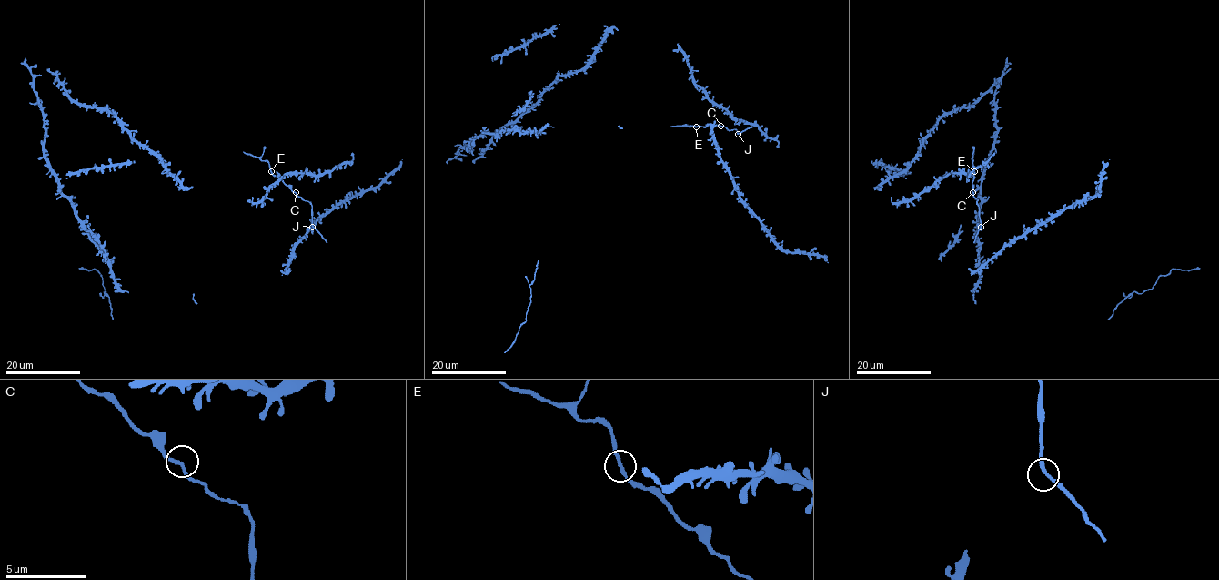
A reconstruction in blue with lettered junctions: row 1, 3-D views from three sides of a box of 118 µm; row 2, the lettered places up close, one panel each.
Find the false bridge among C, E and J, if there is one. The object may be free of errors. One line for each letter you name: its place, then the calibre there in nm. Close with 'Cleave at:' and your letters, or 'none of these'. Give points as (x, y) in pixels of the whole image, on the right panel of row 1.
Cleave at: none of these

